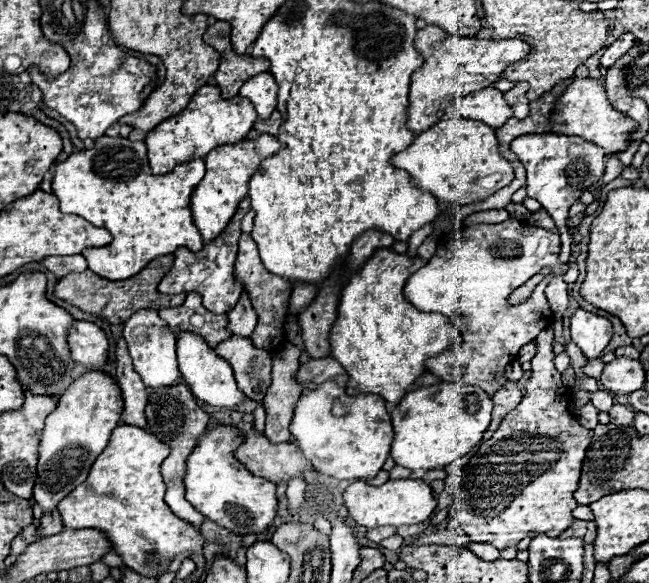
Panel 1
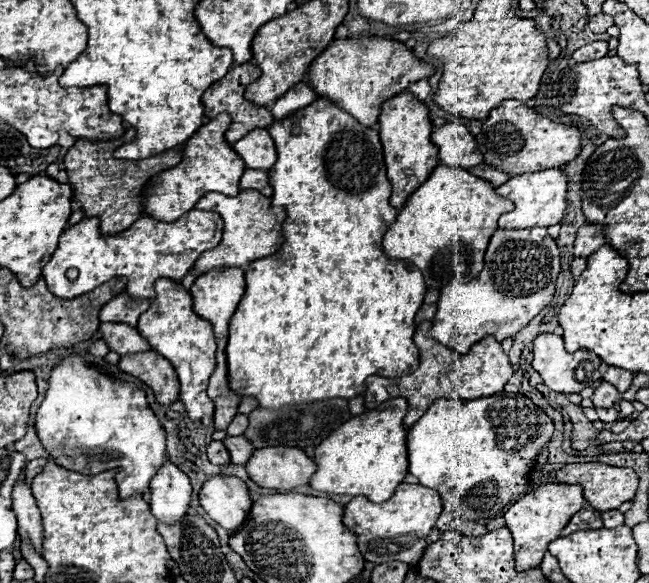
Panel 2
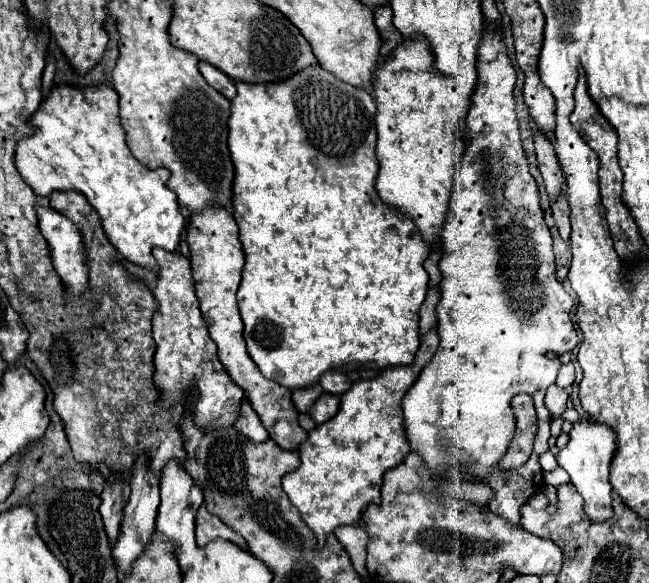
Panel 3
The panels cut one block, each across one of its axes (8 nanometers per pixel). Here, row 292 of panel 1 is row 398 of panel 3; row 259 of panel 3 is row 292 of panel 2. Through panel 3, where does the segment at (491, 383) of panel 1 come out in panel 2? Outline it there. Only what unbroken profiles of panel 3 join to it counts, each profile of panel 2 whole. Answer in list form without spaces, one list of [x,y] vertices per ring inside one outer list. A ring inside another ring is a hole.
[[[532,228],[532,230],[496,230],[490,244],[488,252],[484,258],[484,270],[470,282],[450,282],[438,300],[438,312],[436,318],[432,320],[432,328],[428,336],[436,340],[438,344],[456,350],[458,354],[468,354],[470,348],[486,338],[494,336],[498,342],[518,334],[526,324],[530,324],[542,308],[546,308],[552,302],[554,296],[554,284],[560,274],[560,252],[556,242],[548,236],[546,228]]]

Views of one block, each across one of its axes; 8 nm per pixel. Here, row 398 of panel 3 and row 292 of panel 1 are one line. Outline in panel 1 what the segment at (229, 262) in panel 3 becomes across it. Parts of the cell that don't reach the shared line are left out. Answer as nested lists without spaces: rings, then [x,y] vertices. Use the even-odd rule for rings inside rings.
[[[242,234],[238,240],[238,246],[240,246],[240,250],[238,250],[234,274],[244,284],[246,292],[252,294],[252,306],[258,314],[258,326],[250,338],[252,338],[254,346],[258,346],[258,348],[276,350],[284,338],[284,320],[288,314],[288,300],[290,300],[290,292],[292,292],[292,282],[286,282],[286,278],[278,278],[278,276],[264,270],[258,248],[256,248],[254,240],[250,238],[250,234]]]

